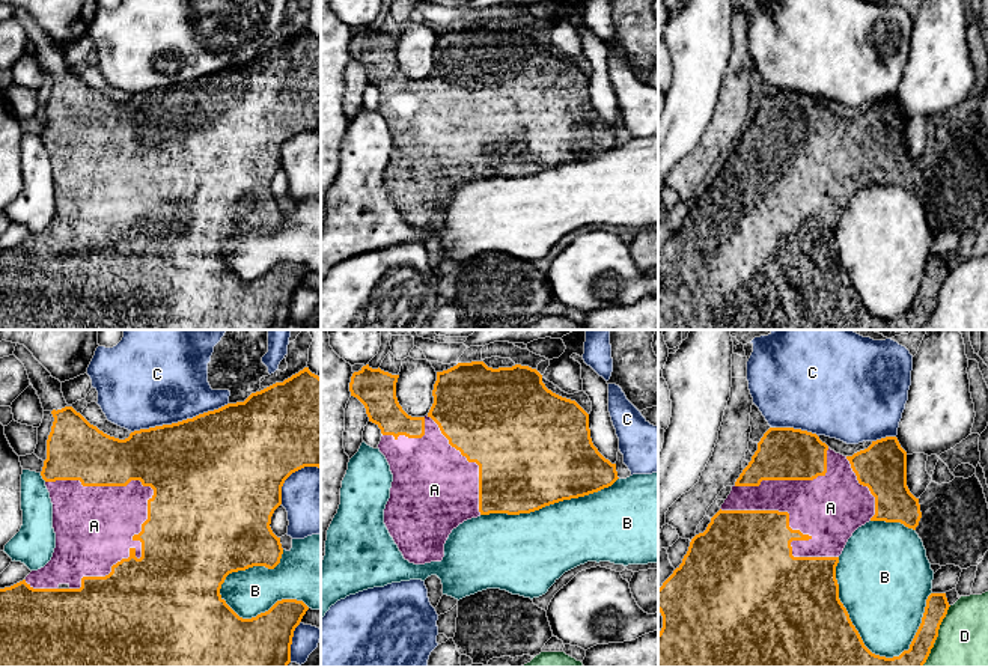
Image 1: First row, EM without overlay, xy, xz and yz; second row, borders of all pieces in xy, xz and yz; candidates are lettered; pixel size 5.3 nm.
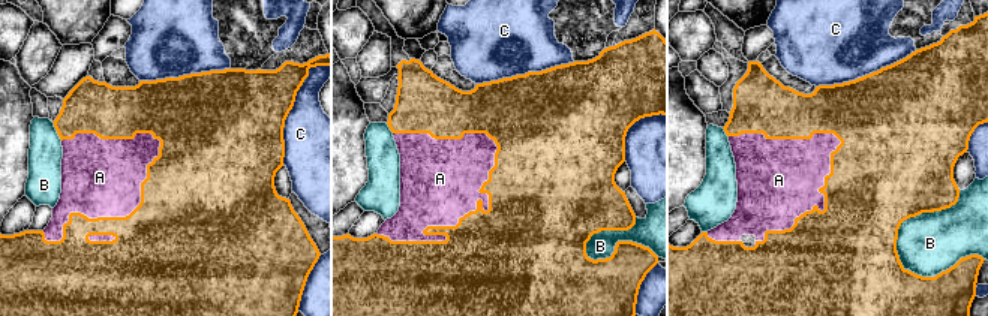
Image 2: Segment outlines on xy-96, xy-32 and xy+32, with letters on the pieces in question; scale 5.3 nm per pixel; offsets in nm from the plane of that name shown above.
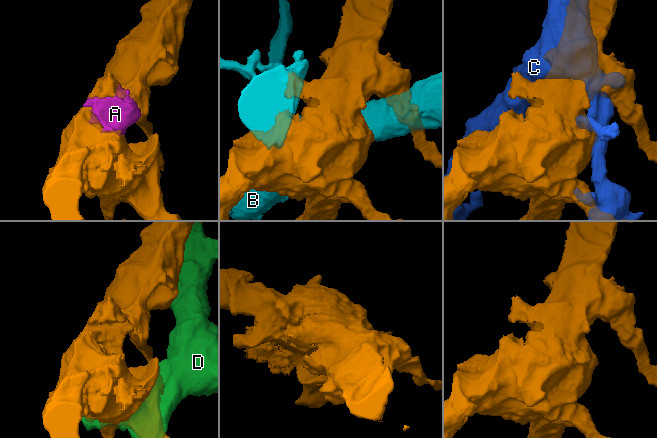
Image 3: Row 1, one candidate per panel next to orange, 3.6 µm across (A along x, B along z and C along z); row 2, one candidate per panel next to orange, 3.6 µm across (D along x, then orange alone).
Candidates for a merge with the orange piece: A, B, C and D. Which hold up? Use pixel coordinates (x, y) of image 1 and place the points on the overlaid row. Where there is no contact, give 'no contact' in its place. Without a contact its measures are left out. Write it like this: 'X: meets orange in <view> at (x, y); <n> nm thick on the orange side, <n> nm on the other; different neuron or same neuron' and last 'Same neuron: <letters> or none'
A: meets orange in xy at (134, 479); 400 nm thick on the orange side, 340 nm on the other; same neuron
B: meets orange in yz at (851, 622); 500 nm thick on the orange side, 460 nm on the other; different neuron
C: meets orange in xy at (179, 422); 500 nm thick on the orange side, 480 nm on the other; different neuron
D: meets orange in yz at (937, 636); 160 nm thick on the orange side, 320 nm on the other; different neuron
Same neuron: A

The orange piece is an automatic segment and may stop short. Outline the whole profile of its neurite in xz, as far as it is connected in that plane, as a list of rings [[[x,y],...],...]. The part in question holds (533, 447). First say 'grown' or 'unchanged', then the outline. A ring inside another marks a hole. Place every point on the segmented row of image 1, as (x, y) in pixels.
grown; [[[471,361],[437,372],[434,404],[425,417],[411,417],[402,410],[396,397],[398,378],[366,364],[352,373],[349,391],[364,405],[369,422],[381,429],[378,449],[393,474],[384,524],[410,563],[441,562],[449,535],[467,519],[489,513],[530,513],[598,492],[619,479],[616,464],[605,459],[592,443],[589,414],[575,401],[548,390],[536,369],[521,364],[492,369],[483,361]]]

